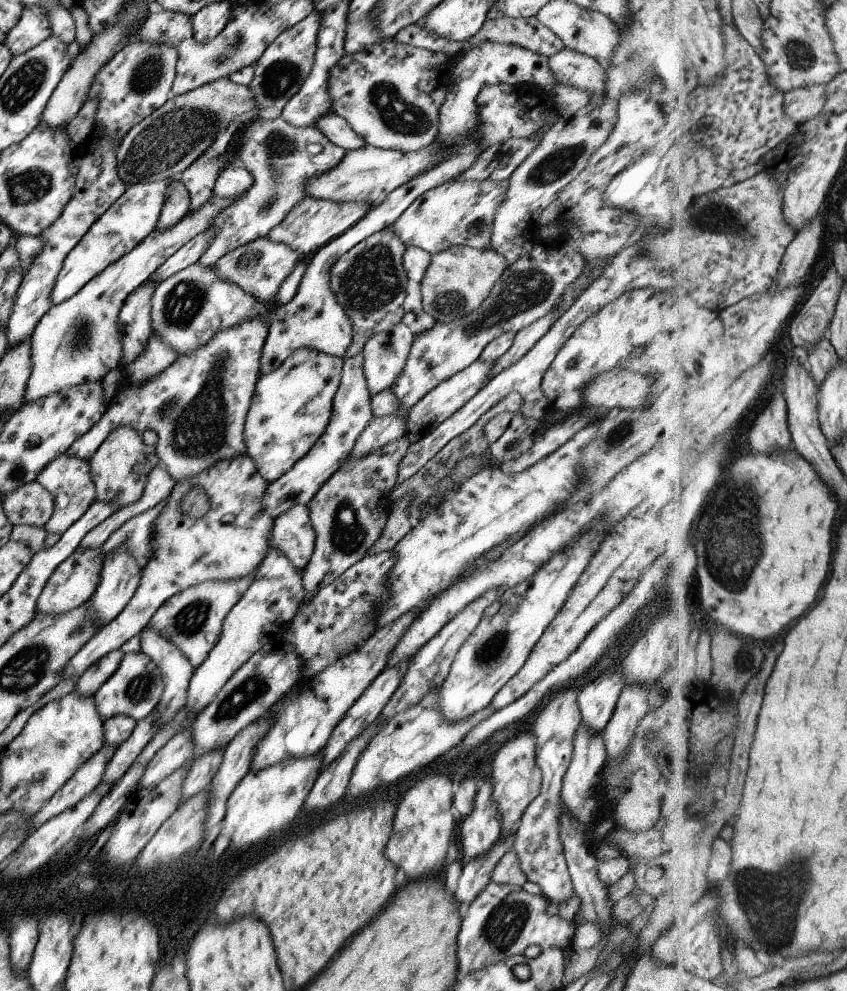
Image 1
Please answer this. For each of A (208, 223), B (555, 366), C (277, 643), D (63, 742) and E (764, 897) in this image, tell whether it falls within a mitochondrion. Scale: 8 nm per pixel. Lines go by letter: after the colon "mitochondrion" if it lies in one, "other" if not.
A: other
B: other
C: other
D: mitochondrion
E: mitochondrion

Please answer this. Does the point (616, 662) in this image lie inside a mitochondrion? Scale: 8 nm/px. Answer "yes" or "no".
no

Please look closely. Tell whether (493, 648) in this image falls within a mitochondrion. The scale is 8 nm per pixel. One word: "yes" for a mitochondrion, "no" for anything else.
yes

